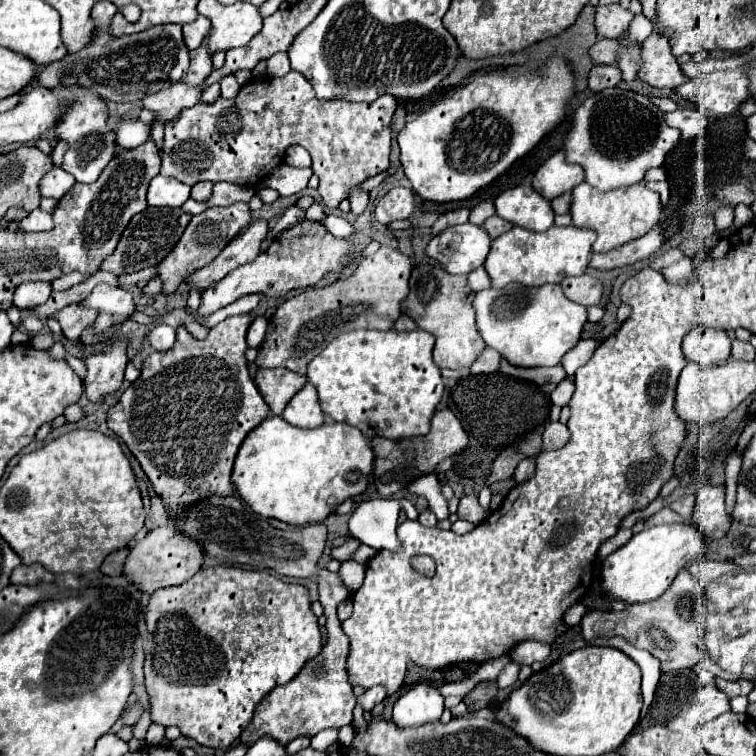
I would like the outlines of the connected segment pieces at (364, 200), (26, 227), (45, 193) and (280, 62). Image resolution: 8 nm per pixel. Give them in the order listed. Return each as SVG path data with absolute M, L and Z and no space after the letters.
M351 188L349 192L349 202L351 202L351 214L361 216L369 204L369 194L357 192L357 188Z
M37 208L33 210L25 220L19 222L21 224L21 230L23 232L41 232L41 230L49 230L53 228L53 220L51 220L51 214Z
M53 168L53 172L41 180L39 190L43 198L59 200L73 184L75 184L75 178L69 172L65 172L63 168Z
M277 52L267 60L267 72L273 72L273 76L285 76L289 70L289 56L285 56L285 52Z

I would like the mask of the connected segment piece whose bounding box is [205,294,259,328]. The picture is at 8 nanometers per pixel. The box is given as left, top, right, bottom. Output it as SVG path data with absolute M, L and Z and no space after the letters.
M255 294L255 296L243 296L241 300L225 306L225 308L219 310L219 312L215 312L215 316L211 316L209 320L205 320L205 326L207 326L207 328L213 328L213 326L217 326L219 322L223 322L223 320L229 318L229 316L249 314L251 310L257 308L257 304L259 304L259 296L257 296L257 294Z

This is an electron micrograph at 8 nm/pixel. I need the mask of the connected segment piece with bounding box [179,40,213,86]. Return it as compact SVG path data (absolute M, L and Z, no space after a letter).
M205 40L201 44L201 48L191 52L189 70L179 82L185 82L187 86L201 86L207 80L207 76L211 74L211 70L213 70L213 64L211 64L211 56L207 50L207 40Z

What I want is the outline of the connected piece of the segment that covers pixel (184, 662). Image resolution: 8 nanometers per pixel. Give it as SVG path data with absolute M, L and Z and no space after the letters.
M203 568L199 570L191 580L177 588L163 588L157 590L147 604L147 642L145 642L145 688L149 694L149 708L151 708L151 720L161 726L177 726L183 736L193 738L201 746L209 748L221 748L227 750L233 746L233 742L241 736L245 726L251 722L255 704L259 704L275 686L287 684L293 680L307 660L315 658L321 652L321 630L317 624L317 616L311 612L311 600L309 592L301 584L285 584L279 578L275 578L269 572L253 572L253 570L241 570L241 568Z

